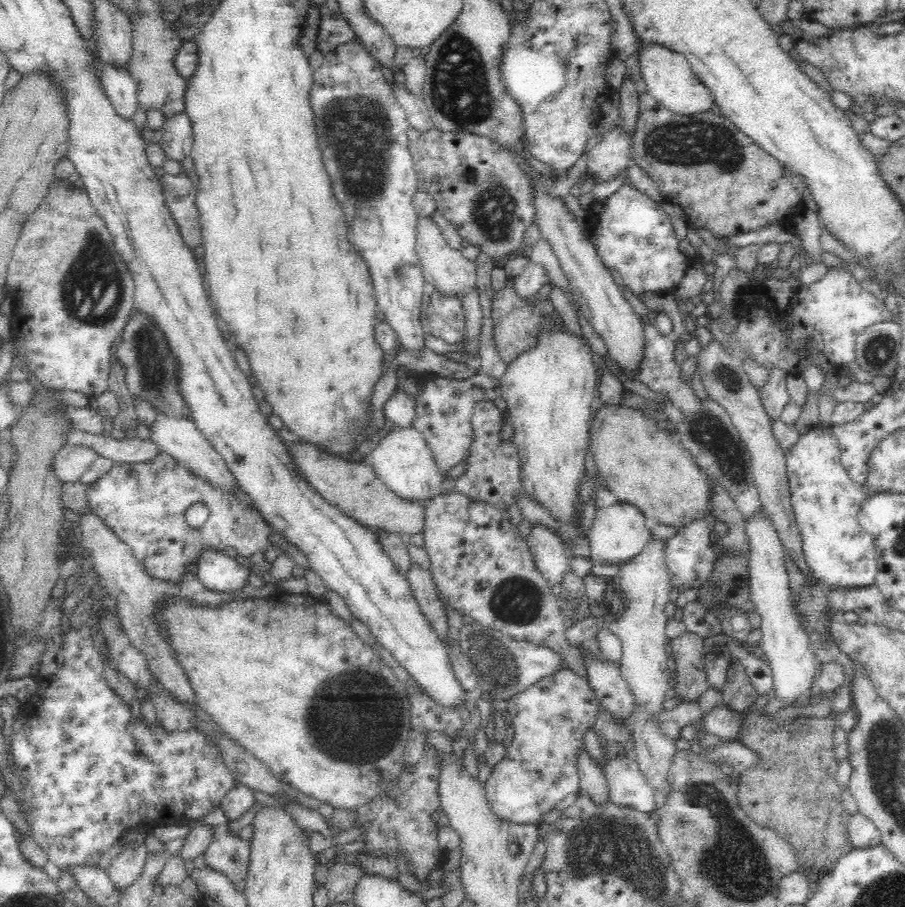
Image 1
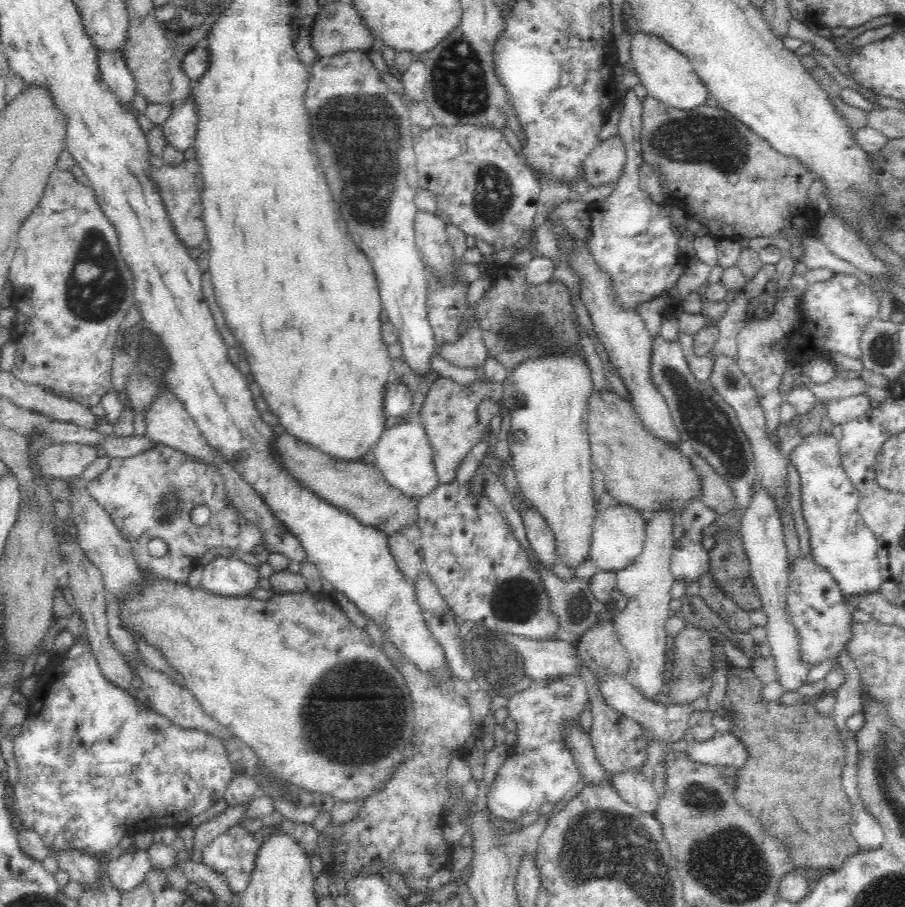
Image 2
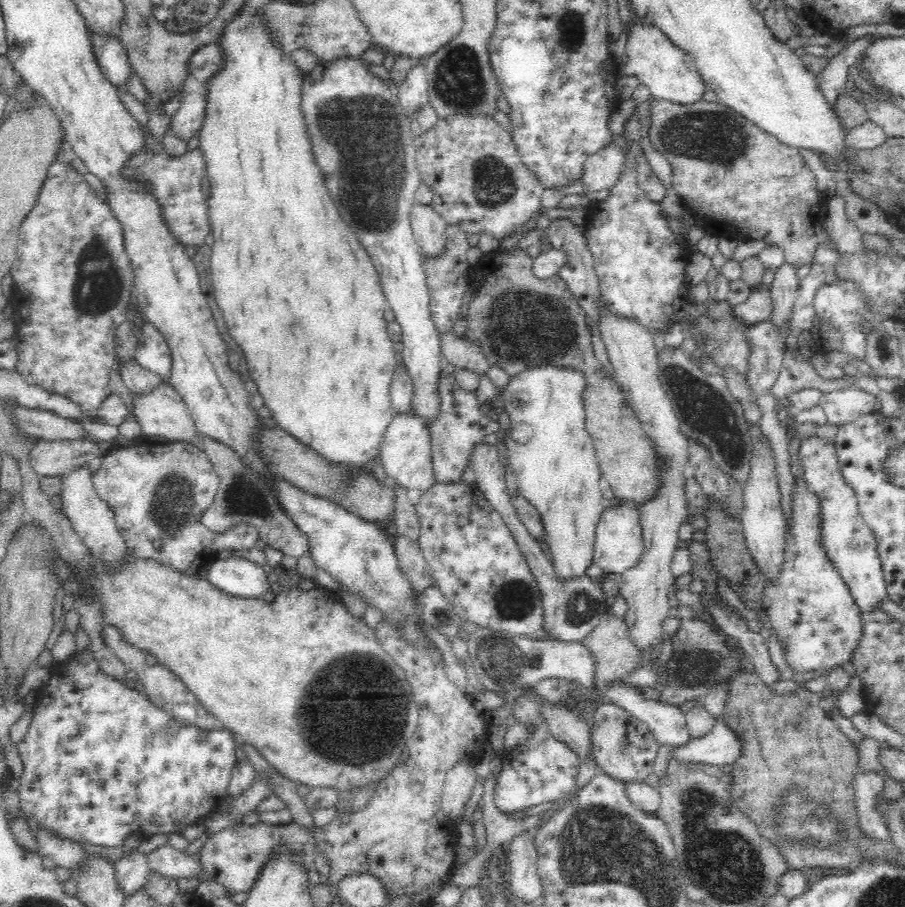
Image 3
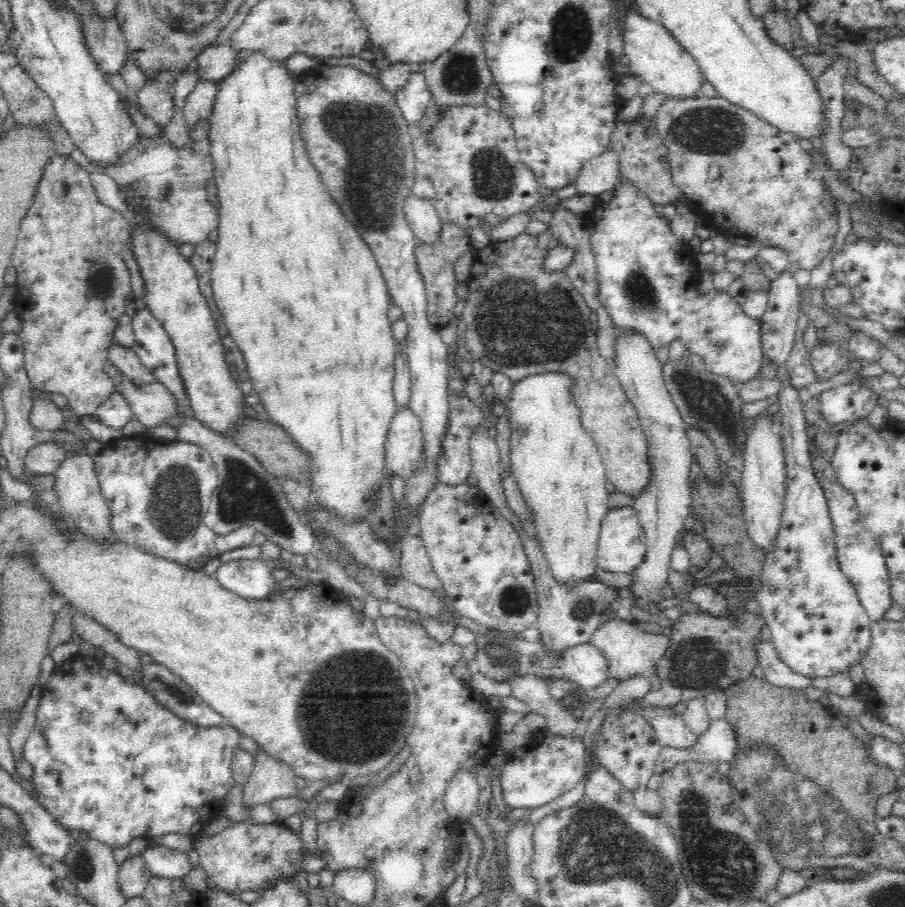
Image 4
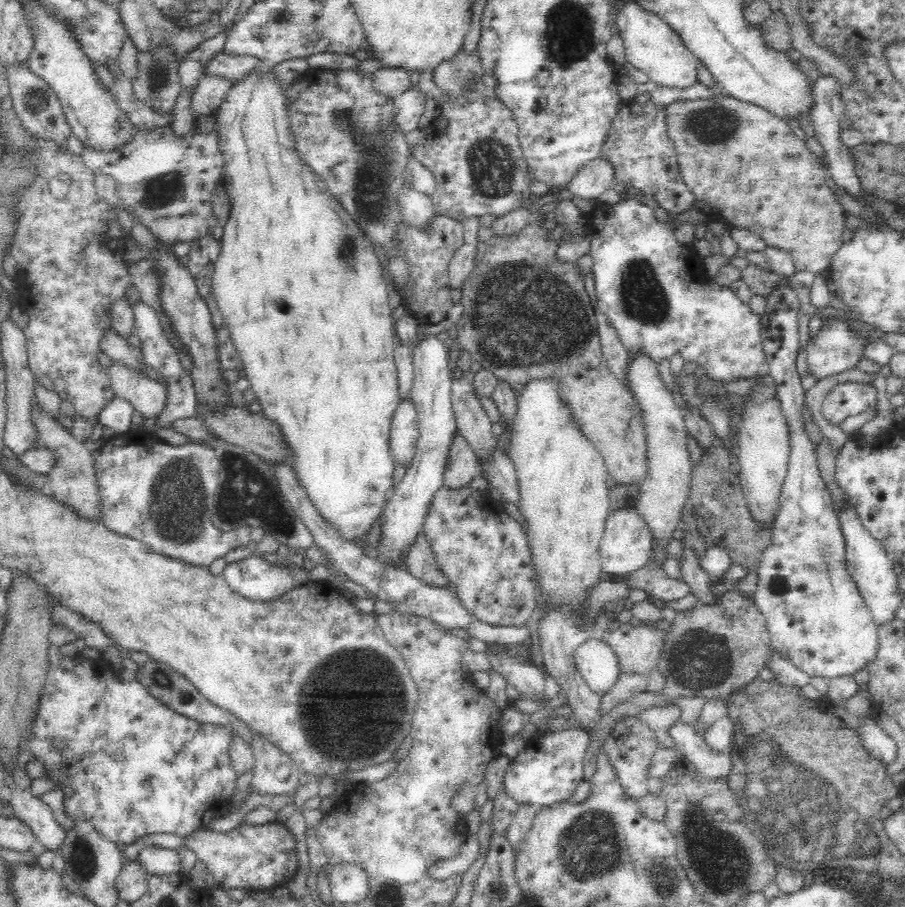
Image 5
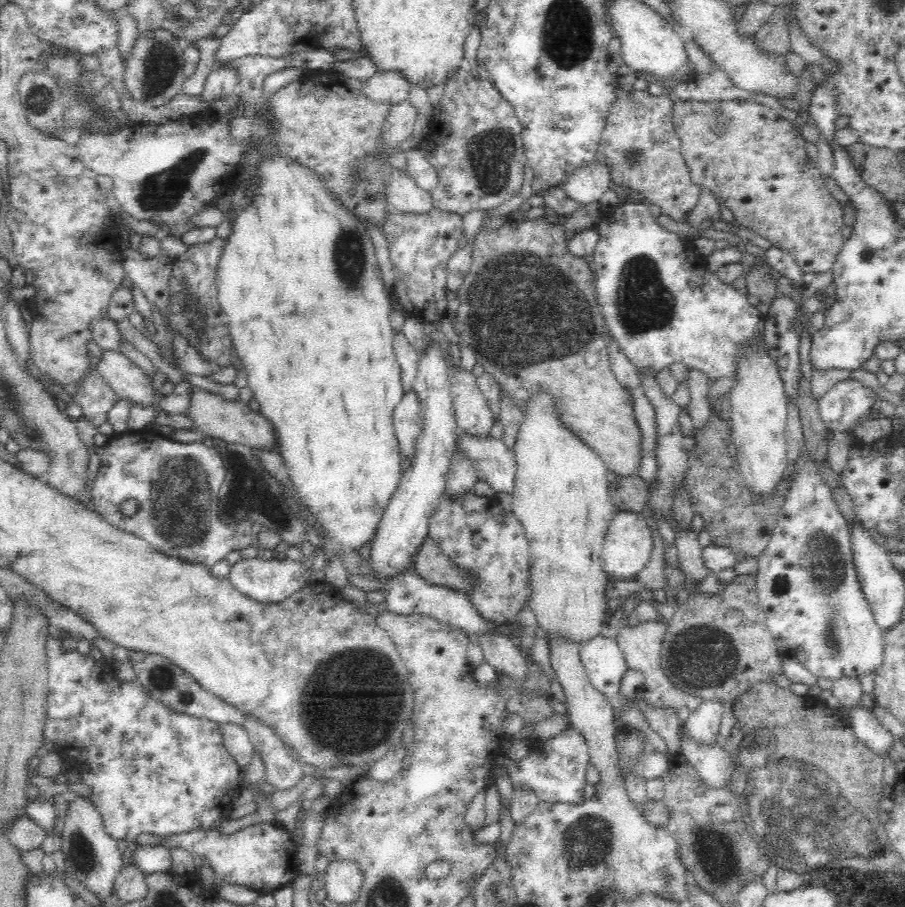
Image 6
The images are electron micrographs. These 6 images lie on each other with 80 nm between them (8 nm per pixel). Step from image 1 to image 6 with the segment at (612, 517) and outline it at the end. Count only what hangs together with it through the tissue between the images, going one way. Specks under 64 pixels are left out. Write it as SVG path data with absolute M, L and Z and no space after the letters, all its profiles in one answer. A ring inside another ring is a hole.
M616 511L601 551L602 568L609 575L609 579L635 581L640 572L650 563L653 554L652 543L652 532L640 514L631 511Z

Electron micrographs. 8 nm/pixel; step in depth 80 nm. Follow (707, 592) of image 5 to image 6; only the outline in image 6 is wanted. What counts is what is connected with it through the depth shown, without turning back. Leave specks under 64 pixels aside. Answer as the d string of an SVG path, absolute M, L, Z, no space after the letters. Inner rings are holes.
M678 528L674 532L674 546L677 549L677 559L682 564L684 573L691 580L701 583L709 574L703 562L703 548L699 538L689 528Z

